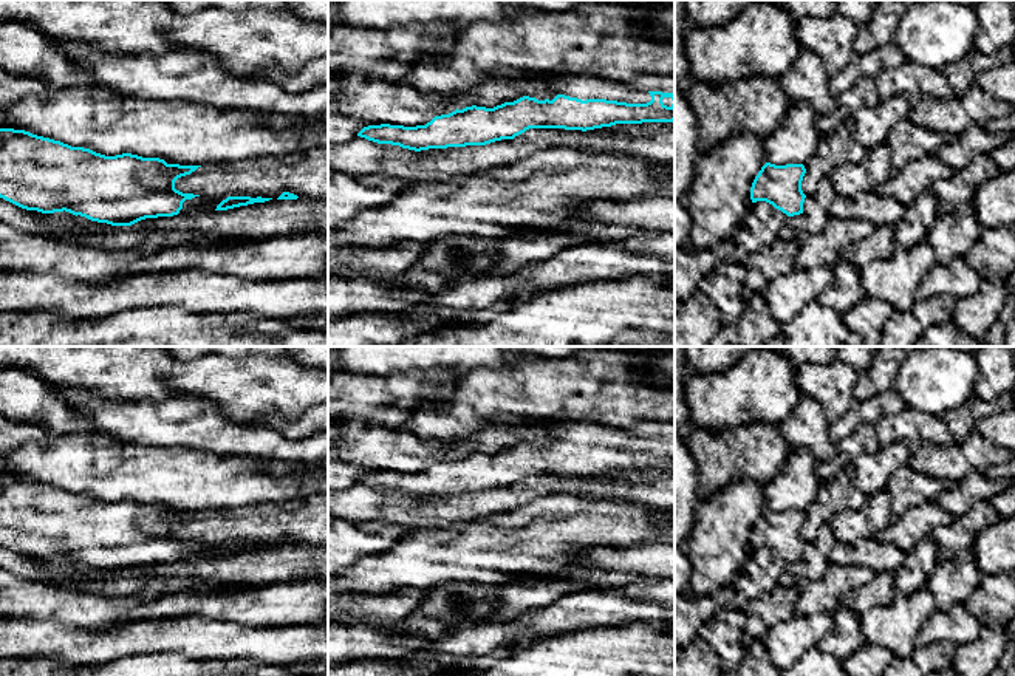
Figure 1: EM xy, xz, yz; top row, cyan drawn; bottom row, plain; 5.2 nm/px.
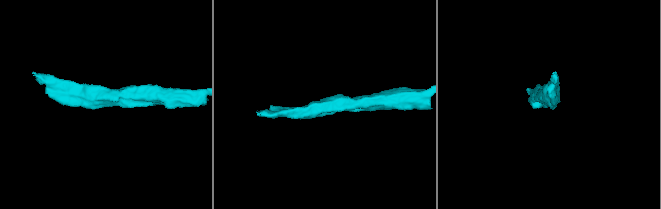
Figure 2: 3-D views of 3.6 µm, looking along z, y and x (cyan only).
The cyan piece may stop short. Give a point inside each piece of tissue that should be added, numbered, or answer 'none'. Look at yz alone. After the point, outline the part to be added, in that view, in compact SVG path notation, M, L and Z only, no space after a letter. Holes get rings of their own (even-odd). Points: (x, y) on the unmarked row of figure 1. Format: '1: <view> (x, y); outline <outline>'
none

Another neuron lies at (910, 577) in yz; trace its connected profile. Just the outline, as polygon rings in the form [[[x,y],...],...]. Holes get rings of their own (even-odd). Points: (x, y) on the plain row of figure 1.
[[[933,538],[916,541],[911,554],[894,571],[894,592],[908,596],[925,586],[927,577],[939,563],[939,549]]]

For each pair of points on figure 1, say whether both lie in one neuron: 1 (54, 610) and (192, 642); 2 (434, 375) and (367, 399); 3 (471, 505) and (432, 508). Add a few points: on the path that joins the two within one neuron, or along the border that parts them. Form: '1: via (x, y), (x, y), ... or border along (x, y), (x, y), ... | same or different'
1: border along (73, 625), (82, 630), (109, 631) | different
2: via (416, 384), (404, 390), (384, 392) | same
3: via (461, 506), (441, 508) | same

